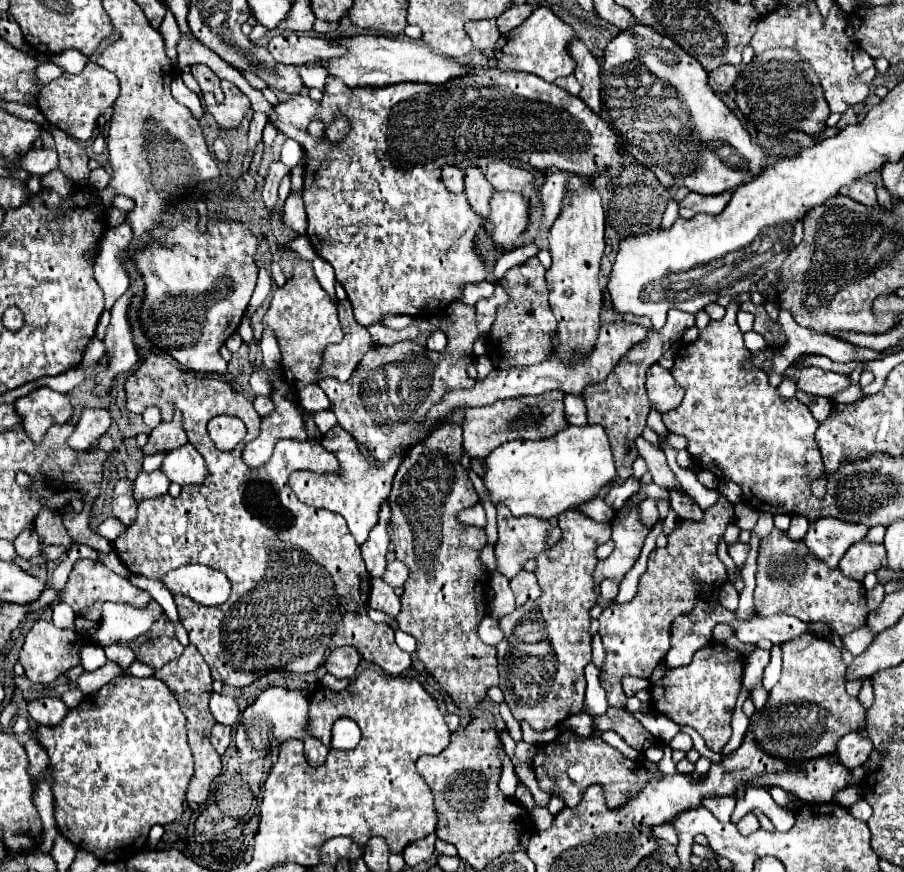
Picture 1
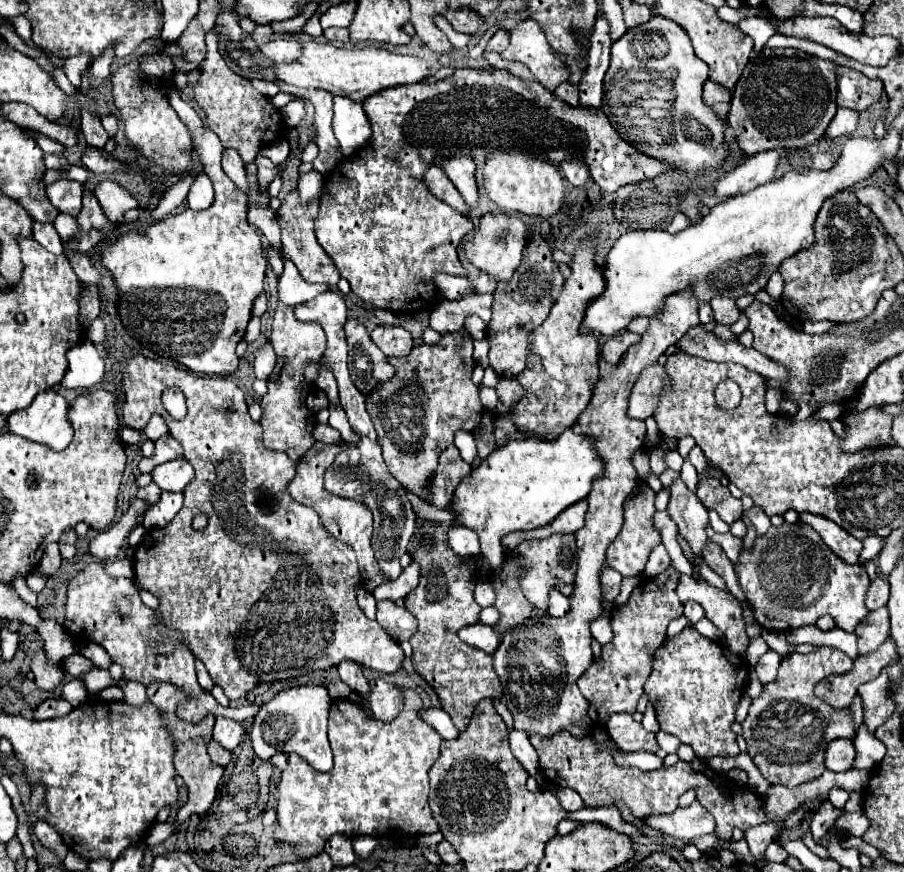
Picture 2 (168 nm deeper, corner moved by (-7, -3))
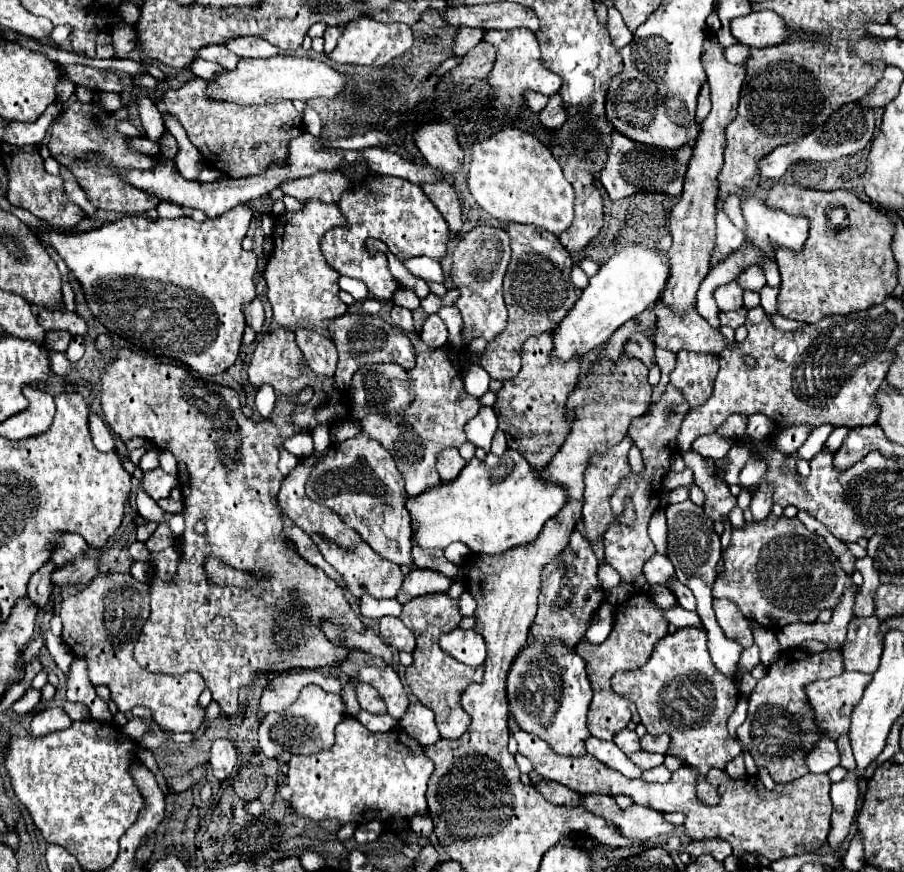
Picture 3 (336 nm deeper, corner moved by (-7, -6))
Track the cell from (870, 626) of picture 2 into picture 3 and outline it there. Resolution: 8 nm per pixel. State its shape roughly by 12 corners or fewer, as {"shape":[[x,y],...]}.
{"shape":[[853,617],[843,645],[847,671],[875,673],[881,619]]}

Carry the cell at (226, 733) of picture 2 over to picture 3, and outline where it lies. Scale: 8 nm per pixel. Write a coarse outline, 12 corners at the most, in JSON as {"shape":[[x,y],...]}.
{"shape":[[215,739],[209,763],[223,781],[237,763],[231,739]]}

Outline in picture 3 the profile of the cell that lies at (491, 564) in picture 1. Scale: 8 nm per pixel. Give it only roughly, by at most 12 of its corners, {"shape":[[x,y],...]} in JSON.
{"shape":[[507,449],[407,499],[421,547],[531,543],[567,487]]}

